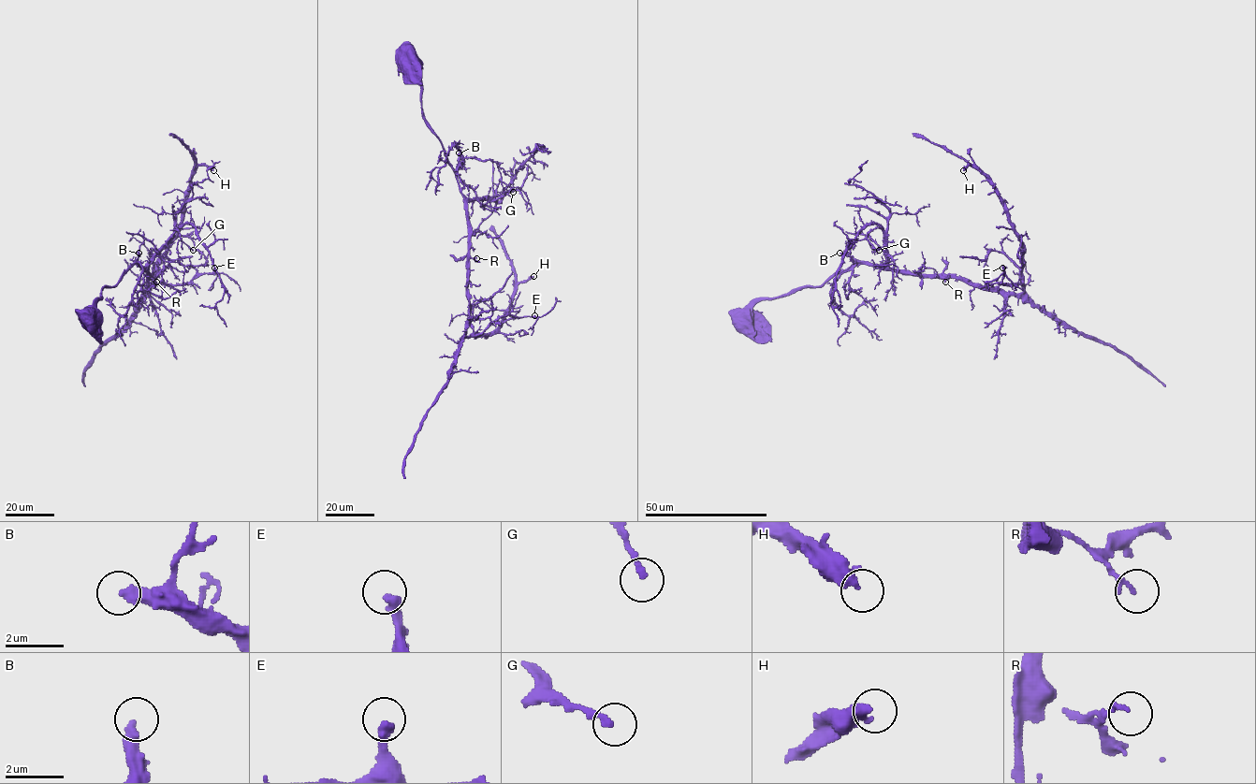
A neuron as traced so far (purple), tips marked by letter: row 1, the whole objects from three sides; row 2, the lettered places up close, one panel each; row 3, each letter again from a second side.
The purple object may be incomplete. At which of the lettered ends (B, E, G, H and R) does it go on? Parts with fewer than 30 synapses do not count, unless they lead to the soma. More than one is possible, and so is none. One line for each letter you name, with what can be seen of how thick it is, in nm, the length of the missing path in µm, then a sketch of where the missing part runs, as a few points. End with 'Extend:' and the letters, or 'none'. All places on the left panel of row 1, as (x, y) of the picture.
B: Thickness 400 nm. Missing length about 20 µm. Course of what is missing: (138, 253), (147, 260), (170, 266)
H: Thickness 420 nm. Missing length about 30 µm. Course of what is missing: (213, 170), (226, 168), (244, 171), (248, 176), (246, 199)
Extend: B, H

